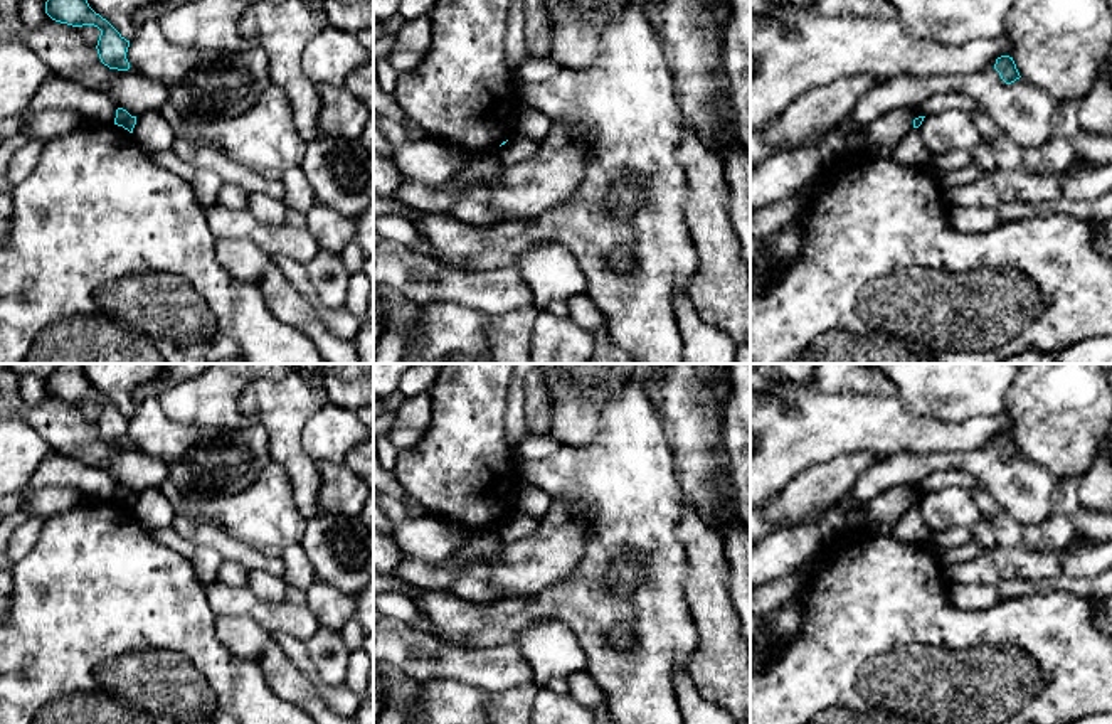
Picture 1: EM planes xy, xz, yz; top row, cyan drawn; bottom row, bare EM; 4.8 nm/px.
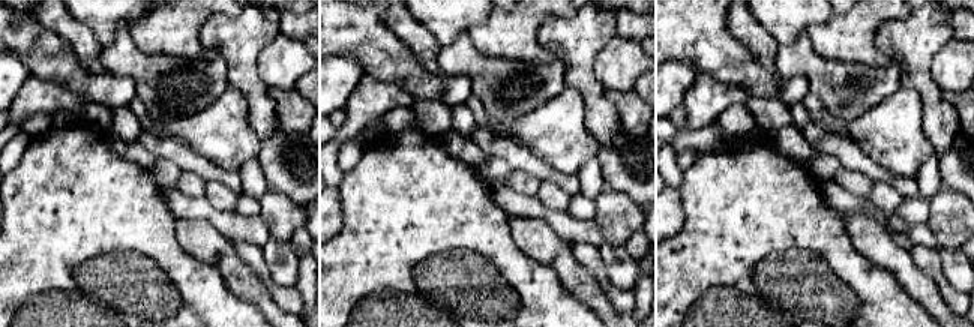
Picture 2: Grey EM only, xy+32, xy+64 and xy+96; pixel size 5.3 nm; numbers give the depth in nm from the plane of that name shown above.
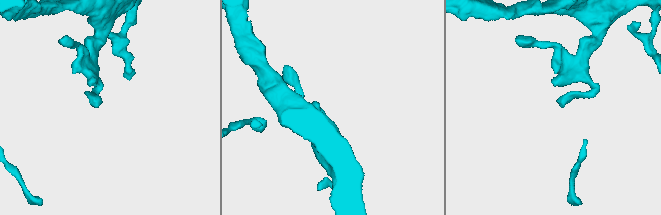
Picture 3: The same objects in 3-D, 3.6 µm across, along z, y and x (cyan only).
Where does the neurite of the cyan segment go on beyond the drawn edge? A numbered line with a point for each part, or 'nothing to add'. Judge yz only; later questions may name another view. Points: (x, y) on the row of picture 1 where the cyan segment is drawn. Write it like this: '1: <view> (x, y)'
nothing to add

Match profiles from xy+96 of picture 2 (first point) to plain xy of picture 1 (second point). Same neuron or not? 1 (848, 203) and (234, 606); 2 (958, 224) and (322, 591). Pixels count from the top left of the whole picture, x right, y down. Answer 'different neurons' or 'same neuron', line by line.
1: same neuron
2: same neuron

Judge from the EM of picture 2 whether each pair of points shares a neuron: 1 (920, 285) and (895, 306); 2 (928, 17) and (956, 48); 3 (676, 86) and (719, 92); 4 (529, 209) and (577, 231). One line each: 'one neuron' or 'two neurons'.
1: two neurons
2: two neurons
3: two neurons
4: one neuron

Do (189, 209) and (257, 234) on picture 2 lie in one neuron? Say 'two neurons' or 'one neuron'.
one neuron

